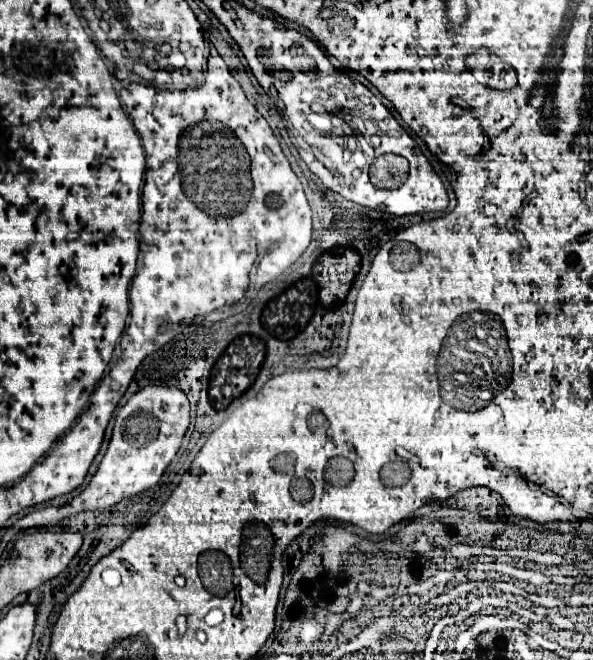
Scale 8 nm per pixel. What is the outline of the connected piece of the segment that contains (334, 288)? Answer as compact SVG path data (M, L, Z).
M334 247L316 259L312 279L320 287L320 301L326 309L336 309L344 303L358 271L360 255L350 247Z

